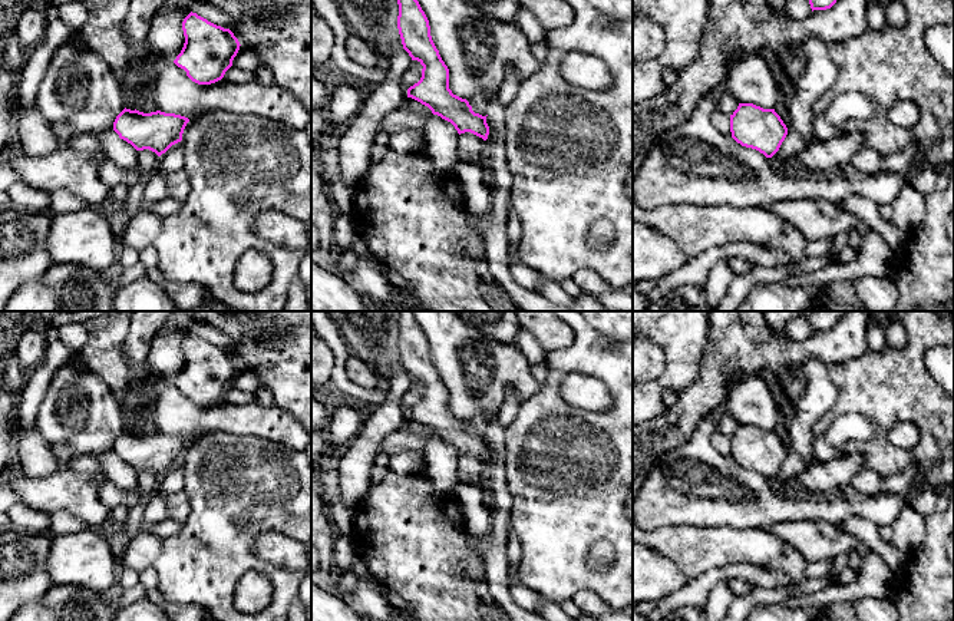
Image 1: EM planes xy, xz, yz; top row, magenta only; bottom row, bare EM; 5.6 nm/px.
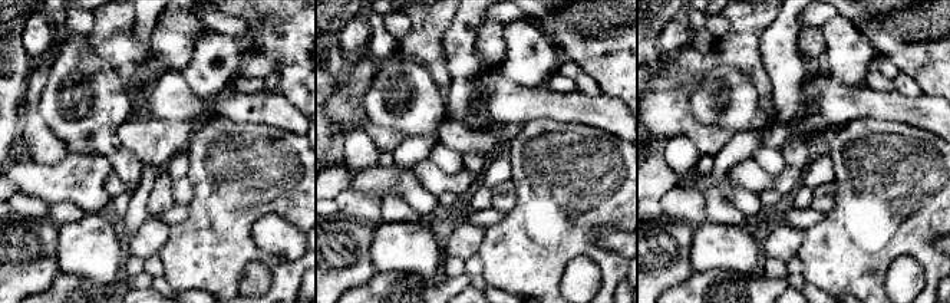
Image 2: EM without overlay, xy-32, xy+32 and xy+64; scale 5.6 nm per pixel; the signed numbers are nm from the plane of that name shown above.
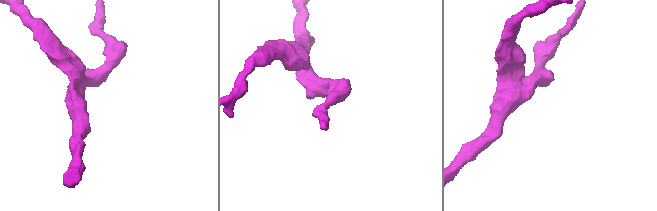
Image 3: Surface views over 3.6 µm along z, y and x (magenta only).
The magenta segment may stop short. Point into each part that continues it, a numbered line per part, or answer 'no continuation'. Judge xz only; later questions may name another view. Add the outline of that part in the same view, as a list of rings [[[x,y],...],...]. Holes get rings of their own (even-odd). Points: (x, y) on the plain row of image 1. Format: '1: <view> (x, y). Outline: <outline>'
no continuation

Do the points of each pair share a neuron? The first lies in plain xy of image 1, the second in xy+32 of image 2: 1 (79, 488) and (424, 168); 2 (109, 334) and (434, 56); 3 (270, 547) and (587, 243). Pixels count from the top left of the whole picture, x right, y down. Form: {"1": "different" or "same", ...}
{"1": "different", "2": "same", "3": "different"}

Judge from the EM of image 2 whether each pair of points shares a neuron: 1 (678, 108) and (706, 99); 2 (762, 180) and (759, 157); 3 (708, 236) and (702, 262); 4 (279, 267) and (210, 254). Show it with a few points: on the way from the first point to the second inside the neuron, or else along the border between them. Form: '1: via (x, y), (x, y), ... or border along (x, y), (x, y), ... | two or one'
1: border along (706, 73), (690, 95), (690, 111), (715, 127) | two
2: border along (752, 157), (769, 175), (778, 175), (787, 167) | two
3: via (708, 241), (708, 253), (705, 256) | one
4: via (261, 256), (227, 254) | one

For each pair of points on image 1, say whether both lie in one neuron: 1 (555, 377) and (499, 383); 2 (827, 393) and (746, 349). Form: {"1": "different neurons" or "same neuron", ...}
{"1": "different neurons", "2": "different neurons"}

